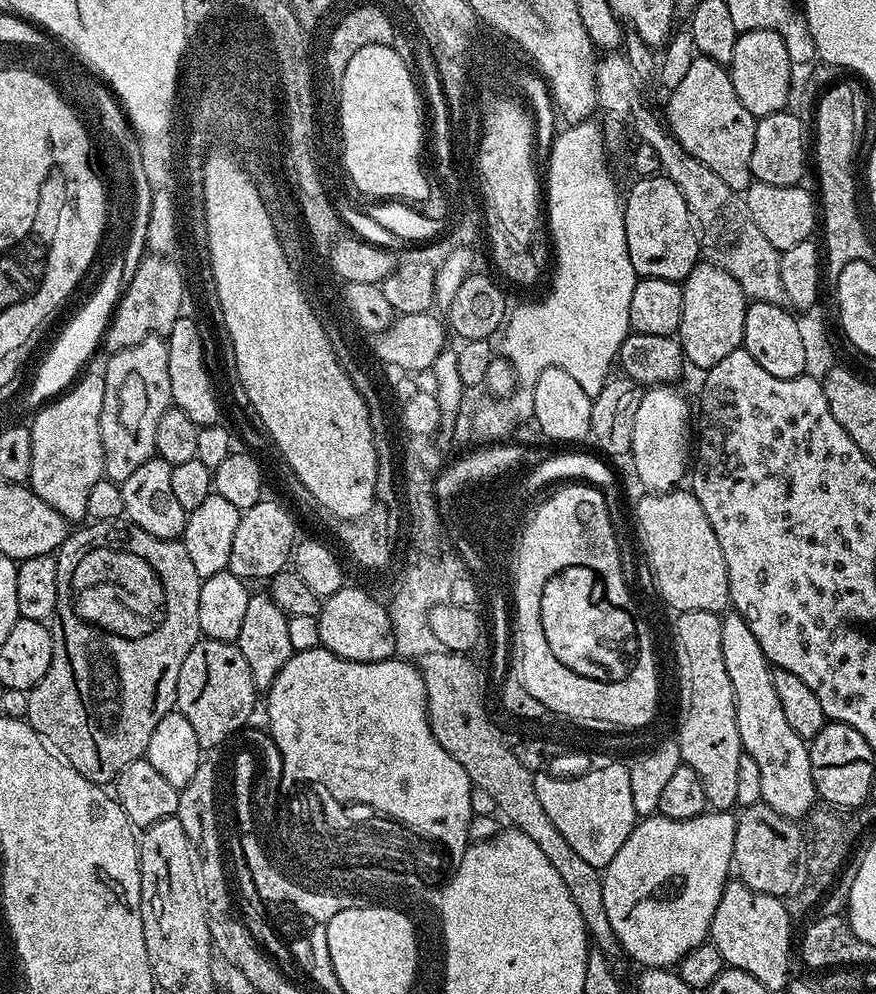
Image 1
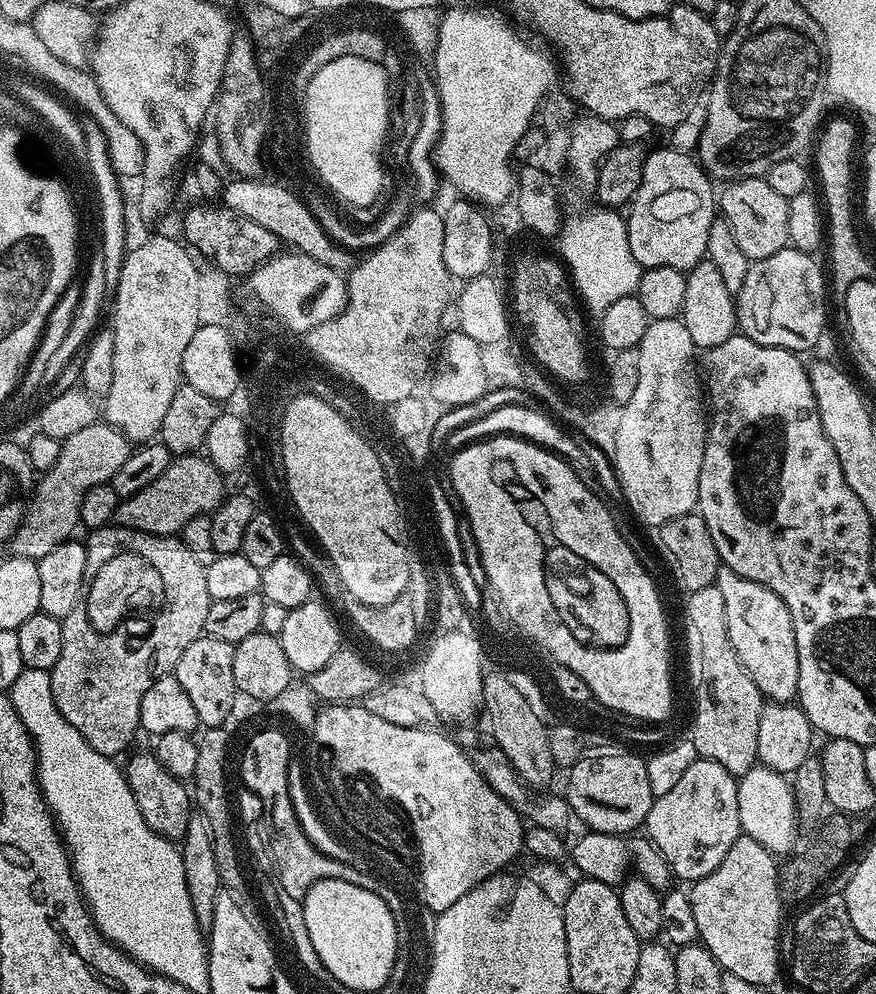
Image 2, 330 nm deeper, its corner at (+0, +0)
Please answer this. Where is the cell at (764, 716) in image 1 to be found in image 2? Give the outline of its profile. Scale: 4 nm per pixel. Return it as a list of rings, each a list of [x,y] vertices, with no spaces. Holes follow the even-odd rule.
[[[721,567],[716,576],[718,590],[726,598],[726,634],[730,634],[730,646],[742,662],[742,666],[754,678],[754,686],[769,701],[787,704],[796,700],[798,690],[798,642],[794,638],[794,622],[786,602],[766,586],[750,578],[734,574],[734,570]]]

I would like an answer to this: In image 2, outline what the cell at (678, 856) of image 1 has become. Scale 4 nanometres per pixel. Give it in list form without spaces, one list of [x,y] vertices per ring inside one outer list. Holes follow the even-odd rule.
[[[763,766],[751,768],[738,780],[738,814],[740,831],[743,835],[754,838],[767,852],[784,858],[796,844],[796,794],[792,790],[789,777],[782,772],[775,772]]]

